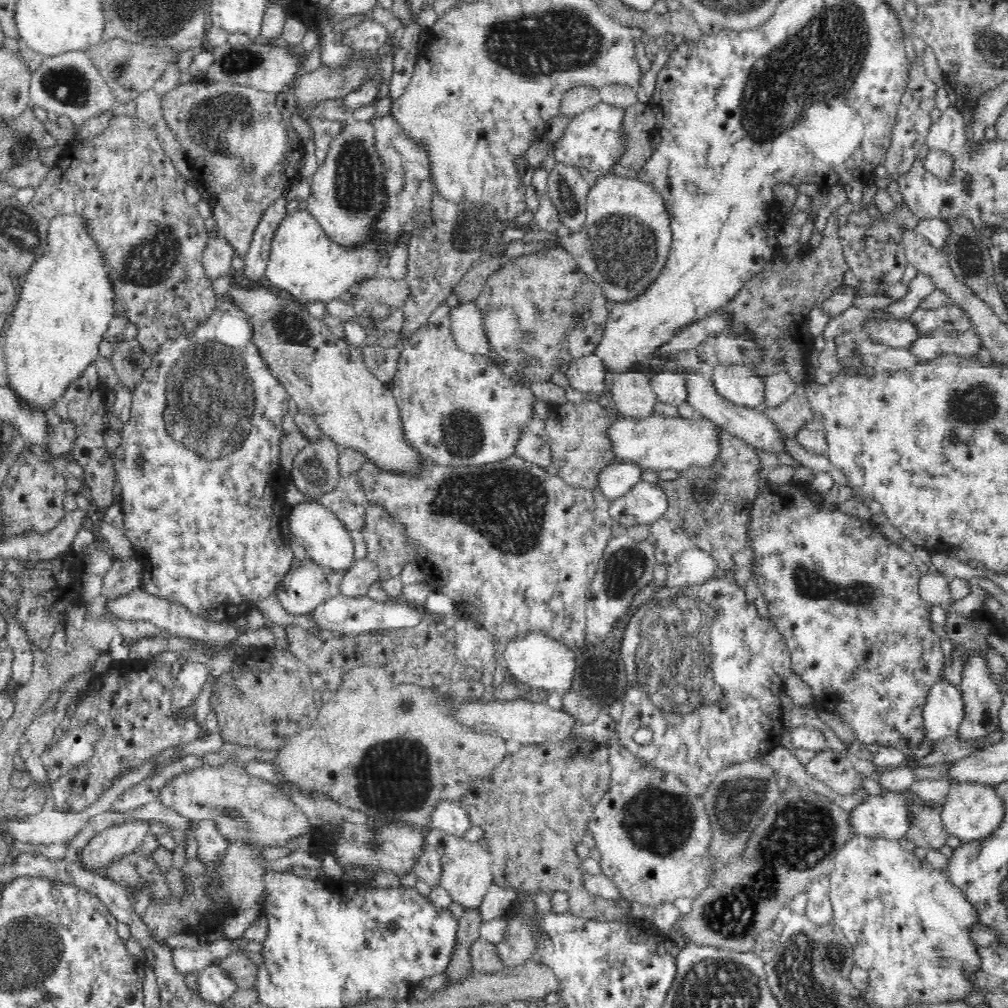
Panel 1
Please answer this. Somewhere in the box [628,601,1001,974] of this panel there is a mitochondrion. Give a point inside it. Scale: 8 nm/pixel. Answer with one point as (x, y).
(803, 835)

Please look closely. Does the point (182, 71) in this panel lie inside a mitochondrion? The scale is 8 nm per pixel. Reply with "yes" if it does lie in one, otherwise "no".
no

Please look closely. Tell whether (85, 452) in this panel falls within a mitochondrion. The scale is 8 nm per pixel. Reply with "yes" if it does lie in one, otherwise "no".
no

